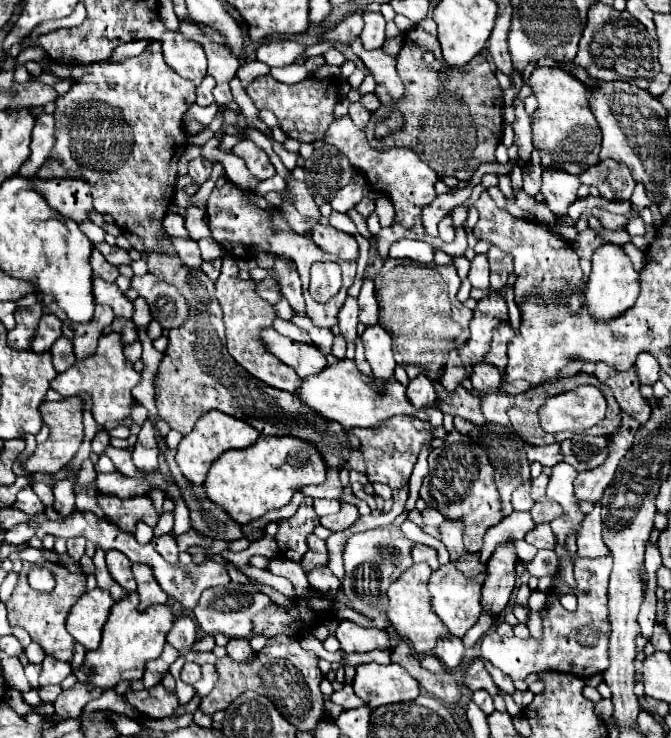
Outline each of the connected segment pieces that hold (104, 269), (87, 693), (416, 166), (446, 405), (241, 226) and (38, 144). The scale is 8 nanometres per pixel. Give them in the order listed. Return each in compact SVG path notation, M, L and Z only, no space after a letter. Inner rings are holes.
M96 248L92 250L92 256L90 256L90 264L92 264L92 270L96 276L100 276L102 280L108 280L108 282L114 282L118 278L118 268L112 266Z
M76 682L72 688L62 690L62 694L56 698L54 712L62 718L76 718L90 700L100 696L102 690L88 690L88 686L80 686L80 682Z
M346 114L338 120L334 120L324 136L326 144L336 146L342 154L348 156L350 164L358 170L362 170L362 174L366 176L366 182L376 188L380 194L384 196L392 196L390 200L396 206L396 212L400 214L400 208L408 202L422 202L422 204L430 204L436 198L434 192L434 184L438 180L438 174L424 164L410 148L372 148L366 140L364 130L356 128L352 118Z
M438 380L434 382L436 386L436 394L442 400L440 402L440 410L444 414L452 414L452 416L462 416L470 422L474 422L476 426L480 426L480 422L484 422L484 414L480 414L480 398L470 394L464 386L458 386L452 394L446 394L444 388L438 384Z
M226 182L218 190L218 194L212 192L212 196L208 198L208 204L206 204L206 212L208 212L208 224L210 224L210 230L212 230L212 238L230 256L254 258L258 252L270 252L270 254L276 254L276 256L278 254L290 256L296 262L296 266L298 266L298 274L300 274L302 288L304 288L304 298L306 298L308 318L320 328L330 328L330 326L336 324L336 312L338 312L340 306L343 306L346 292L352 286L354 276L356 276L356 262L342 262L342 260L338 260L332 254L324 254L308 236L296 234L290 228L290 224L282 218L278 208L266 204L262 200L262 196L258 196L254 192L246 192L246 190L236 188L232 182ZM318 260L330 260L330 262L338 262L342 266L342 280L344 282L342 282L339 293L329 300L327 304L318 304L309 293L310 266L314 262L318 262Z
M40 114L36 118L36 126L32 132L32 144L30 144L30 158L24 162L24 166L20 168L22 176L34 178L38 168L50 158L54 144L56 144L56 122L52 114Z

